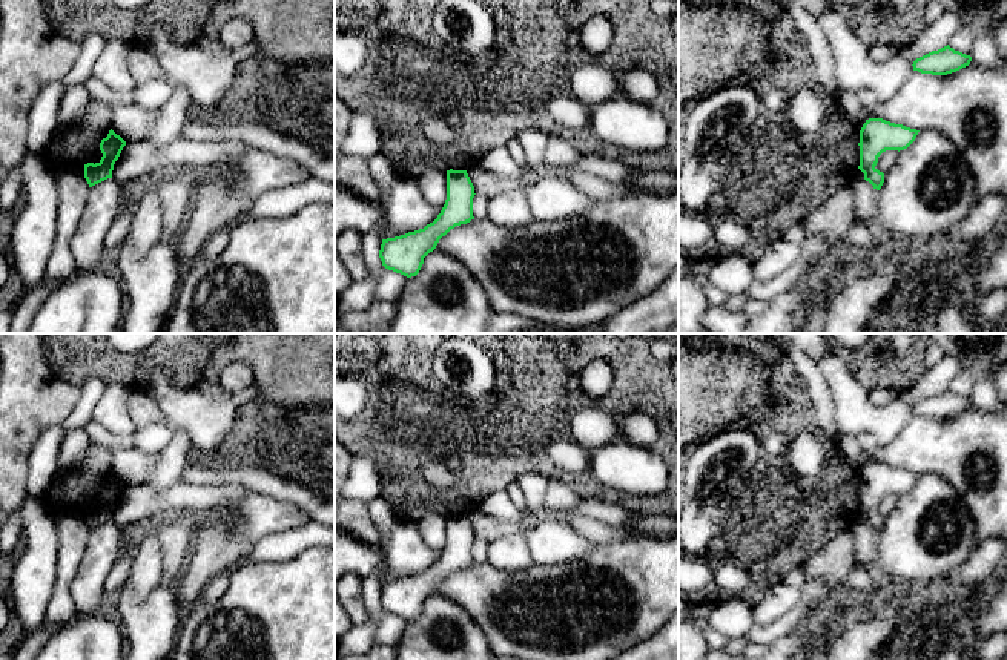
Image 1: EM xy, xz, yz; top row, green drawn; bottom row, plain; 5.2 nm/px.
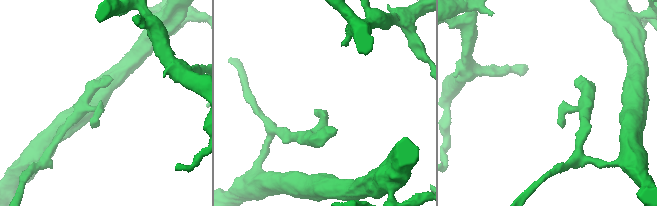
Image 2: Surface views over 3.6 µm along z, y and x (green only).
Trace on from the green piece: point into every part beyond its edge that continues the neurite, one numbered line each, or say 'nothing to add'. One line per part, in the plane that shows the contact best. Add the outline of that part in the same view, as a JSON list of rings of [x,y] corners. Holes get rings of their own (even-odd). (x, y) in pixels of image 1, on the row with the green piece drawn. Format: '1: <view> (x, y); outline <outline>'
nothing to add

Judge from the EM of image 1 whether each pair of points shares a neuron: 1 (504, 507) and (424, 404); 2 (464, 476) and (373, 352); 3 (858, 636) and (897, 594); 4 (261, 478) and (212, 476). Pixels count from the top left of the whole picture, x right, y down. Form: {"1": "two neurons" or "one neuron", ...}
{"1": "two neurons", "2": "one neuron", "3": "one neuron", "4": "one neuron"}

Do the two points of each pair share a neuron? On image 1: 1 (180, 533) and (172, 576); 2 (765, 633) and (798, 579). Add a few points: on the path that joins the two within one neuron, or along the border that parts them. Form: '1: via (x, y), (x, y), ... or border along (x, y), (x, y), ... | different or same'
1: via (175, 544), (172, 565) | same
2: border along (806, 580), (800, 590) | different

